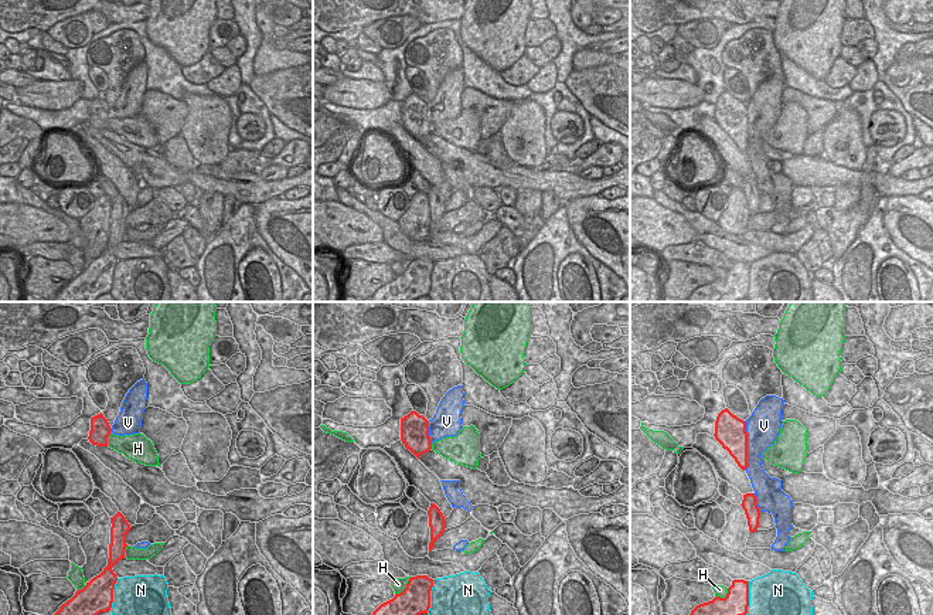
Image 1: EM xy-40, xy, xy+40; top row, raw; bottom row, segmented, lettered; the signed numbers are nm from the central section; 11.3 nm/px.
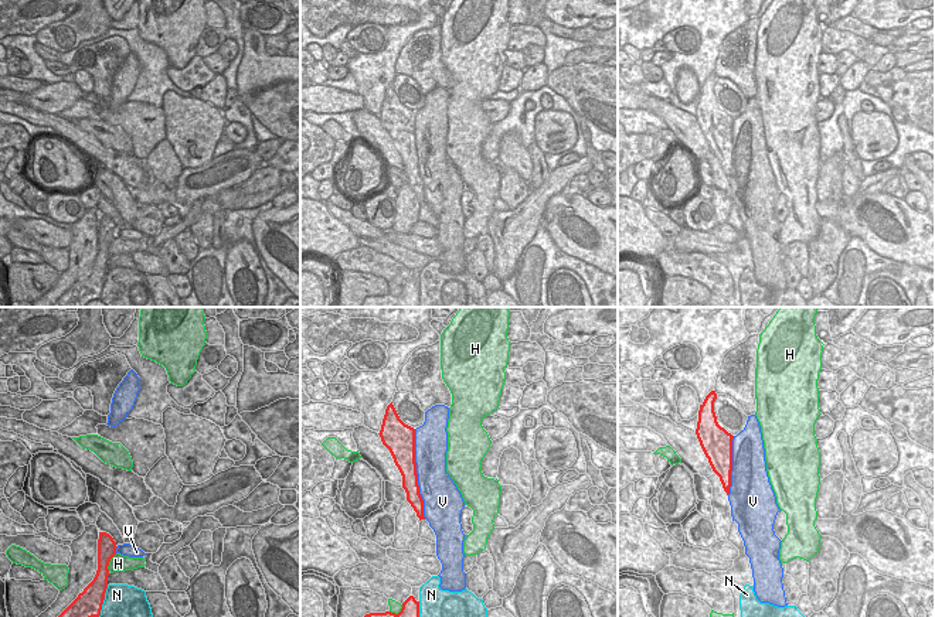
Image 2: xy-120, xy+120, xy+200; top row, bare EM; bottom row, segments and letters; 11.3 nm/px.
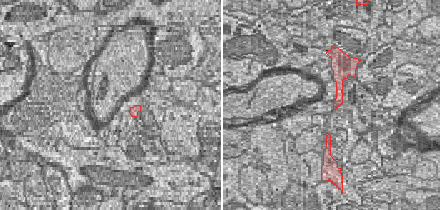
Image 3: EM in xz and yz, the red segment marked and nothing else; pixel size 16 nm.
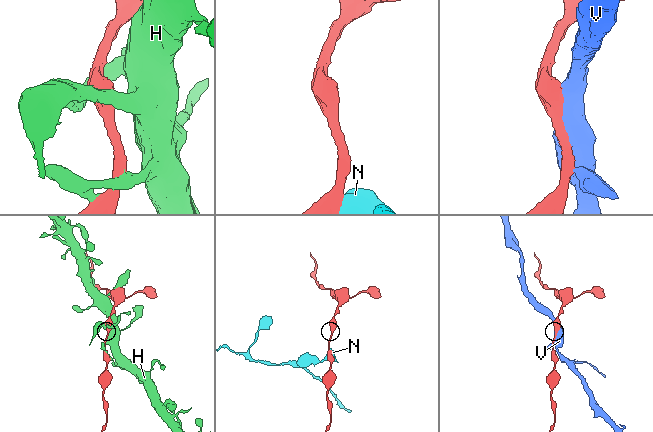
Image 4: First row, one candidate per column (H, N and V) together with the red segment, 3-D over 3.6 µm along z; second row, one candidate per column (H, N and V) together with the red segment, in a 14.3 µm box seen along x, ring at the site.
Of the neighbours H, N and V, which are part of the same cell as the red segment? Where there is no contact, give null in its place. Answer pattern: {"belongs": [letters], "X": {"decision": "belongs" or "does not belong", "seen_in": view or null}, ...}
{"belongs": [], "H": {"decision": "does not belong", "seen_in": "xy"}, "N": {"decision": "does not belong", "seen_in": "xy"}, "V": {"decision": "does not belong", "seen_in": "xy+40"}}

